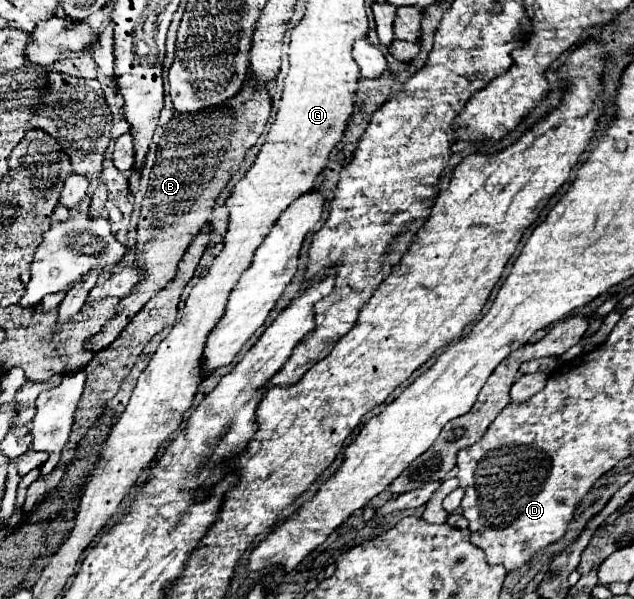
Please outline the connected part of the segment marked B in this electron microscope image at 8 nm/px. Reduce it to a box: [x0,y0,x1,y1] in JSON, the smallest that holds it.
[85,75,269,353]

